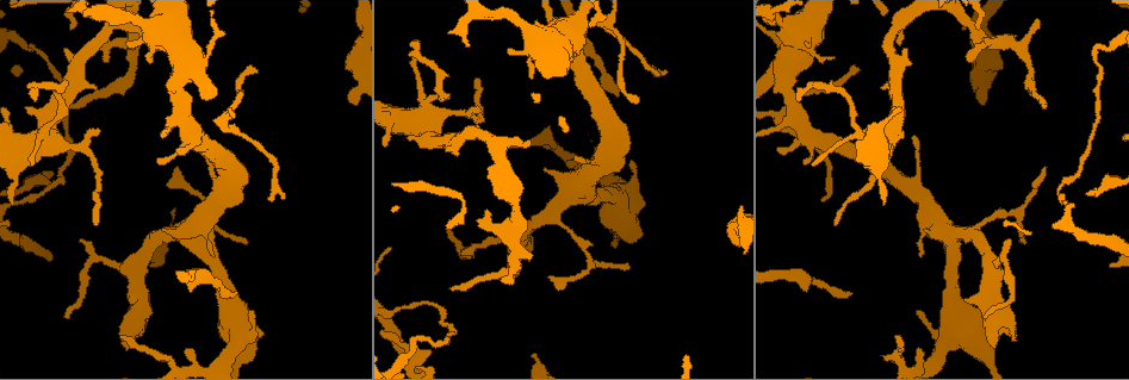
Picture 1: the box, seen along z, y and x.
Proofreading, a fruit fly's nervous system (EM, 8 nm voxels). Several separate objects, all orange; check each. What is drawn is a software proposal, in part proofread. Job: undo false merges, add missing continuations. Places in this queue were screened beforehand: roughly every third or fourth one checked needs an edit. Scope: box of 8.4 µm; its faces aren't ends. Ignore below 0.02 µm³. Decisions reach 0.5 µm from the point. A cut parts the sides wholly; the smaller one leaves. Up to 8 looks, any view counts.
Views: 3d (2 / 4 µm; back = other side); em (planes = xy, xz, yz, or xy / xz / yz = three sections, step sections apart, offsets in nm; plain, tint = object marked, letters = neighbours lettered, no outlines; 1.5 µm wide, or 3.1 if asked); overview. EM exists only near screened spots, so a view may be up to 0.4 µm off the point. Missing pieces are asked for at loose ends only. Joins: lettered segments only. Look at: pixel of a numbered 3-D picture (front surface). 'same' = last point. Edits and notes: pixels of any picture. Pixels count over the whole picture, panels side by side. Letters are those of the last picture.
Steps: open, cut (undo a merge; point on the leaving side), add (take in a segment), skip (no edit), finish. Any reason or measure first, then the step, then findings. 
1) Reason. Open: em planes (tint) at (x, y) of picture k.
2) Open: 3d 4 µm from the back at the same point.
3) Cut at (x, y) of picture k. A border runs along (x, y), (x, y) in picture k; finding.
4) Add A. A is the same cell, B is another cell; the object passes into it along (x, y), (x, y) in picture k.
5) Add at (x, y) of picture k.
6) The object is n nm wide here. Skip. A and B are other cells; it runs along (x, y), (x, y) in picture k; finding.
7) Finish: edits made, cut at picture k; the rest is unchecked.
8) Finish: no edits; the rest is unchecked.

Branch stops here. Open: 3d 2 µm at (776, 148) of picture 1.

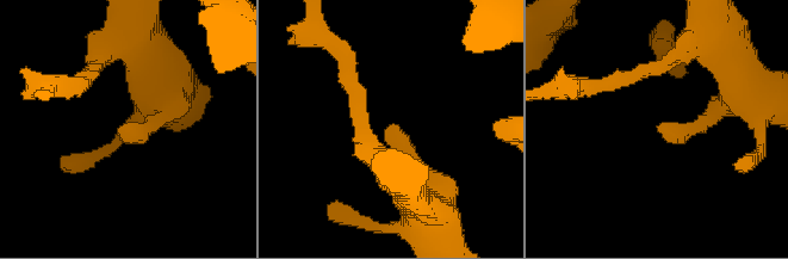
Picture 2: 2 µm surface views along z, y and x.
Open: em planes (plain) at (389, 127) of picture 2.

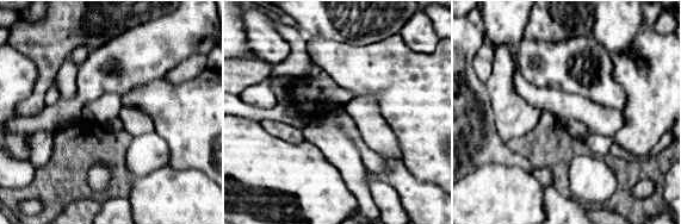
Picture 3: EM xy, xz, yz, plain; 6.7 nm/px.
See the neighbours. Open: em planes (letters) at the same point.

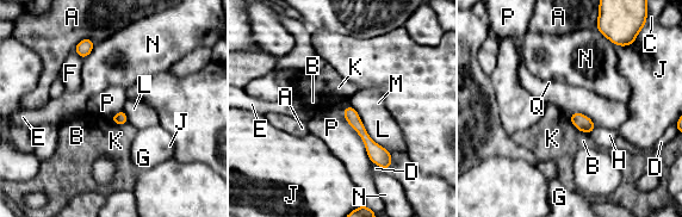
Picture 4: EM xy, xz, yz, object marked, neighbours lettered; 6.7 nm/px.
Skip. A, B, C, D, E, F, G, H, J, K, L, M, N, P and Q are other cells; it runs along (348, 110), (384, 165) in picture 4; no lettered segment goes on from it.

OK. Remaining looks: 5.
Thin end. Open: 3d 4 µm at (255, 70) of picture 1.

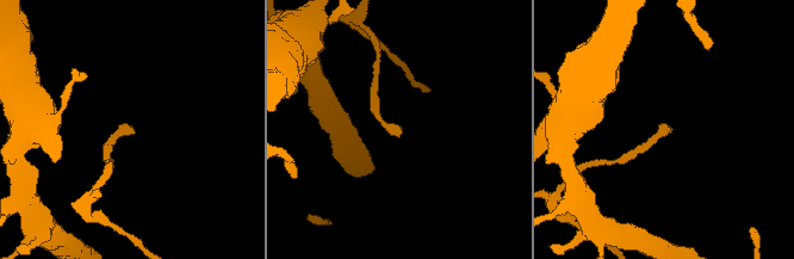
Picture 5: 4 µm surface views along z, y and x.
Open: em planes (letters) at (401, 131) of picture 5.

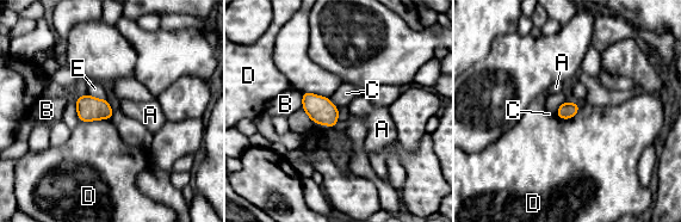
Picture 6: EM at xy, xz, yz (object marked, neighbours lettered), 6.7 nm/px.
Skip. A, B, C, D and E are other cells; none of them fits.

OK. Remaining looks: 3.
Thin end. Open: em planes (letters) at (899, 337) of picture 1.

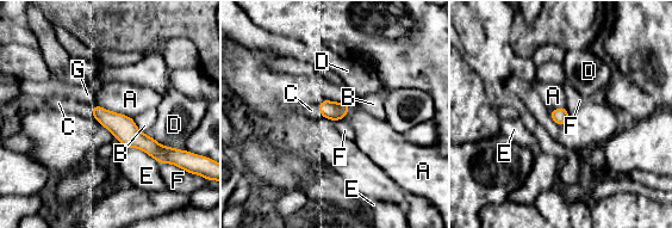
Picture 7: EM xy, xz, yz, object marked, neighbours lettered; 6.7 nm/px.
Skip. A, B, C, D, E, F and G are other cells; a border runs along (173, 164), (160, 165) in picture 7; none of them fits.

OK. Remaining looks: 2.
Finish: no edits; the rest is unchecked.

